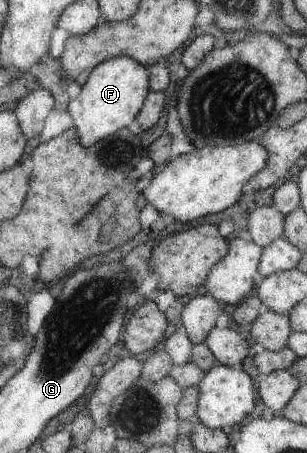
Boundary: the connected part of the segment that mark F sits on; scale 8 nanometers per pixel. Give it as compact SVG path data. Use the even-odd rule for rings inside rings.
M116 55L97 64L90 71L78 94L68 101L65 108L72 119L78 144L84 148L92 146L97 140L128 126L142 108L148 91L146 67L132 58Z

